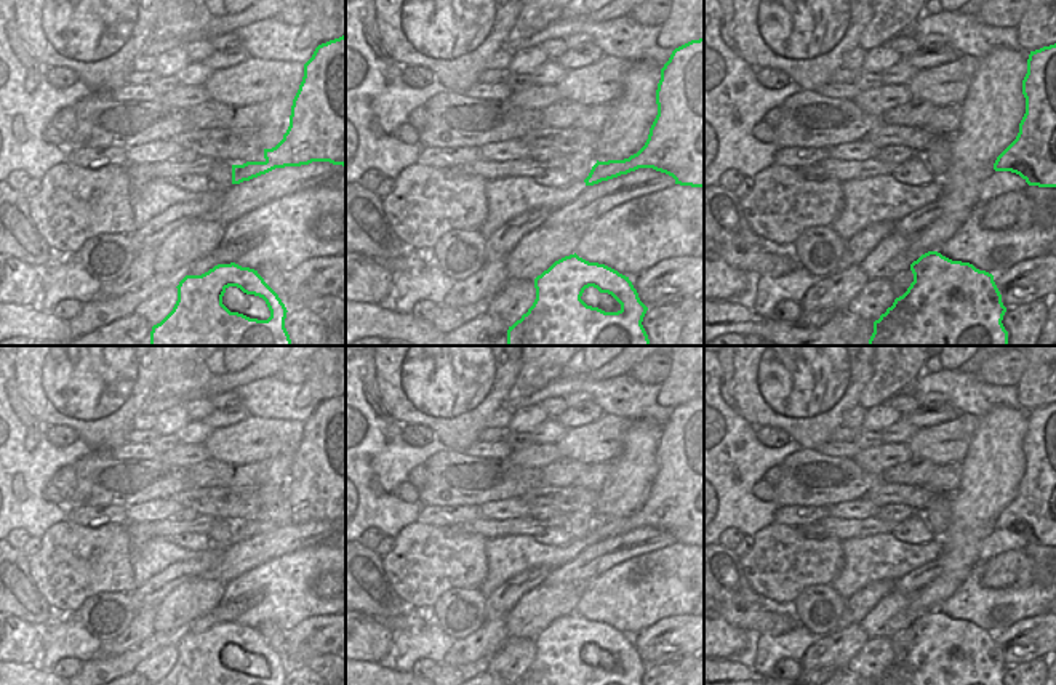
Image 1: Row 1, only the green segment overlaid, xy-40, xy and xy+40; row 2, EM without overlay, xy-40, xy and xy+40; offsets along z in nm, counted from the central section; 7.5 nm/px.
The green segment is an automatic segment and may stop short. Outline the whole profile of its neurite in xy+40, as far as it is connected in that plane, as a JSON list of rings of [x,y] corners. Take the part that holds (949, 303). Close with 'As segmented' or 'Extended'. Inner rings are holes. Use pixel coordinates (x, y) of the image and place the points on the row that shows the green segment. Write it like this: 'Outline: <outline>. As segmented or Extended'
Outline: [[[938,251],[922,254],[910,270],[914,282],[874,322],[869,346],[1008,346],[1002,323],[1006,307],[992,274]]]. As segmented.

